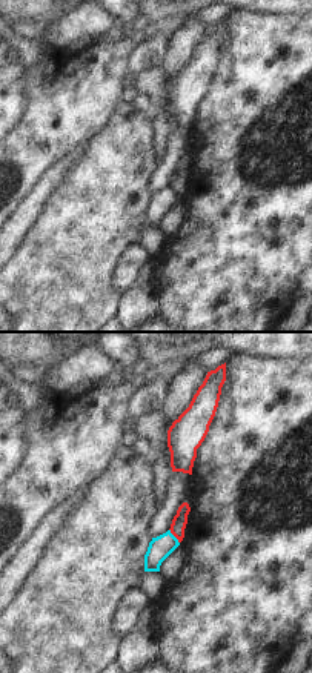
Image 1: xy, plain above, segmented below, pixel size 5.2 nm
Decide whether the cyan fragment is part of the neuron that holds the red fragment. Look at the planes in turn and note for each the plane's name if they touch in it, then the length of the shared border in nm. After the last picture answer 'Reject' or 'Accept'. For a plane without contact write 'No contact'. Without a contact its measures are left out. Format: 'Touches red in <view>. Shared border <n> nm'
Touches red in xy. Shared border 90 nm

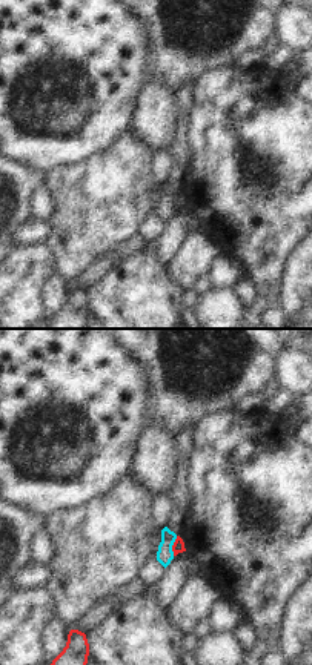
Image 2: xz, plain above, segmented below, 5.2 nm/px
Touches red in xz. Shared border 110 nm

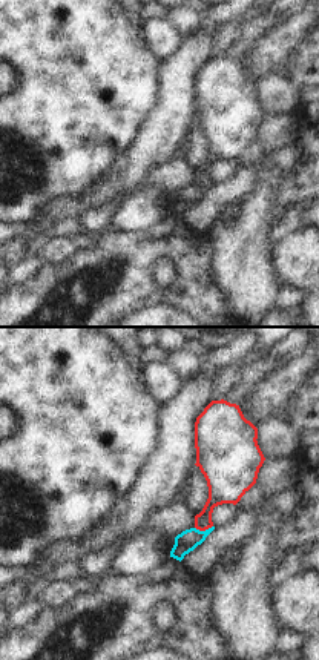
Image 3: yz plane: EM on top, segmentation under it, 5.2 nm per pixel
Touches red in yz. Shared border 100 nm

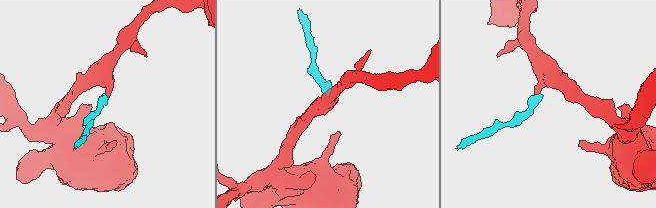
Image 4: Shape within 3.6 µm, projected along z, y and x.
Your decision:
Reject

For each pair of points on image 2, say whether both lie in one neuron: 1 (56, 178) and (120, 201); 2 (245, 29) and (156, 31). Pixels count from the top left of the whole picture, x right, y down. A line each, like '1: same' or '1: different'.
1: same
2: same

